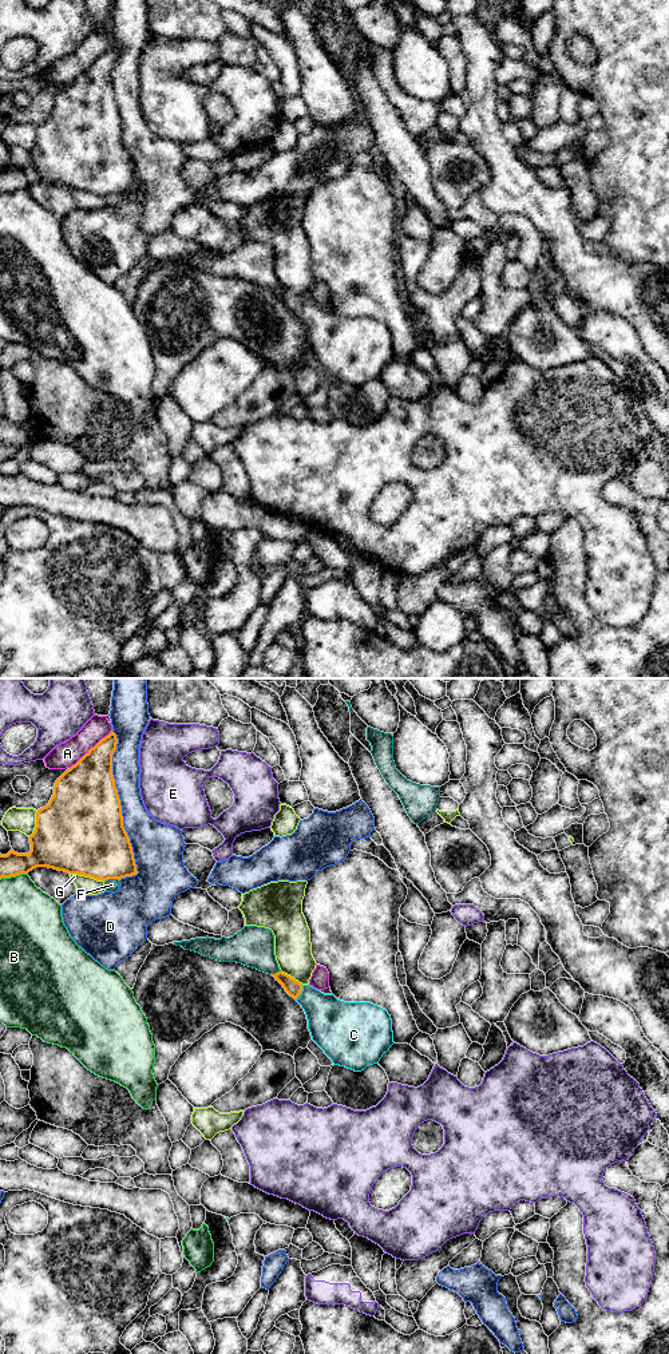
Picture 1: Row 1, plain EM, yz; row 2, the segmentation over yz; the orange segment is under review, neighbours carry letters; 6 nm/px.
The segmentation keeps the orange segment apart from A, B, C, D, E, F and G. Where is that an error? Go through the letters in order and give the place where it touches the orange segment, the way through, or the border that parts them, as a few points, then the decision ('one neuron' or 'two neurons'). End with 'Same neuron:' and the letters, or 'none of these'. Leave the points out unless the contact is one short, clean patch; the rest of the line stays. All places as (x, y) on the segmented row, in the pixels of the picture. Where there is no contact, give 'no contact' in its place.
A: contact yz (91, 748); two neurons
B: contact yz (14, 875); two neurons
C: contact yz (300, 993); way yz (293, 988), (300, 993), (331, 1021); one neuron
D: contact yz (121, 811); two neurons
E: no contact; two neurons
F: contact yz (111, 878); two neurons
G: contact yz (87, 875); two neurons
Same neuron: C

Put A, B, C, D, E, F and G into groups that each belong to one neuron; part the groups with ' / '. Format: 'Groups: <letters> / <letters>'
Groups: A / B / C / D / E / F / G

